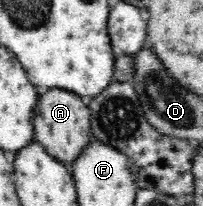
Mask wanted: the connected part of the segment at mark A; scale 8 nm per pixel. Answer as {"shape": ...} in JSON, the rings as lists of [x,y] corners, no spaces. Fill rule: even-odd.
{"shape":[[[49,88],[43,96],[39,97],[35,107],[34,141],[43,146],[43,149],[57,161],[66,166],[75,163],[75,159],[94,141],[90,130],[91,111],[87,100],[74,92],[60,88]]]}

